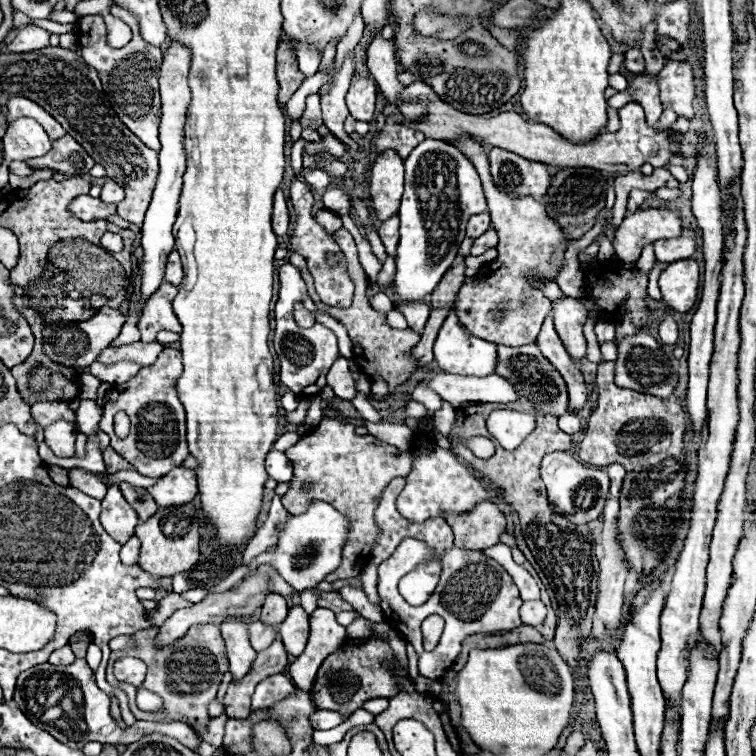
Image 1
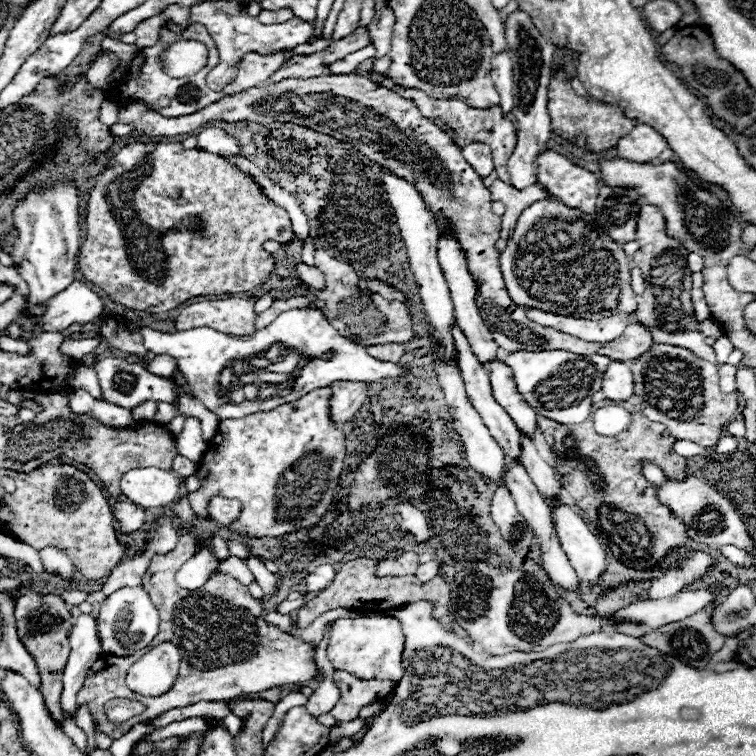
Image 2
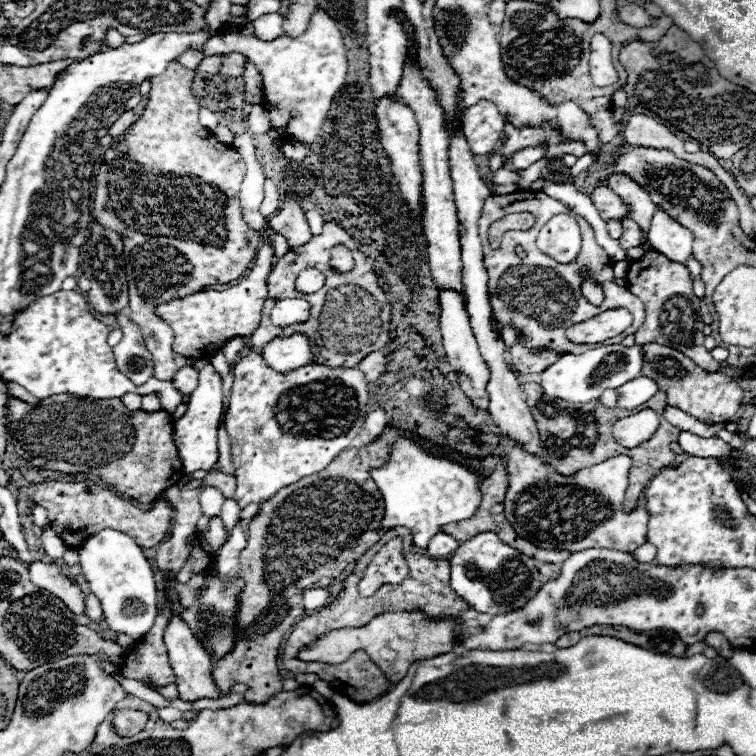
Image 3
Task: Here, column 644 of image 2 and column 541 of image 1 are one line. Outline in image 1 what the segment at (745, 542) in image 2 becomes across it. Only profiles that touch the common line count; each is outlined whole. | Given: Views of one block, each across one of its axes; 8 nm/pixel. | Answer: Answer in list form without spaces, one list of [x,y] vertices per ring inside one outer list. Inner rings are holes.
[[[552,452],[546,454],[540,466],[540,478],[546,484],[548,500],[554,506],[554,512],[568,516],[578,524],[586,524],[596,520],[602,514],[604,500],[608,496],[608,474],[600,472],[598,468],[582,466],[570,452]]]

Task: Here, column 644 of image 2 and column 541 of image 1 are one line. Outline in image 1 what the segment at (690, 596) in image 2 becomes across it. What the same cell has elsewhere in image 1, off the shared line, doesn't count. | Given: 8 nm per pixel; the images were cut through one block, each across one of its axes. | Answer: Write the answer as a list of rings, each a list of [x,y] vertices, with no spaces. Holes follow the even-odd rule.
[[[530,600],[530,602],[524,602],[522,608],[520,608],[520,616],[522,616],[522,622],[528,624],[528,626],[542,626],[544,620],[546,620],[546,606],[542,600]]]

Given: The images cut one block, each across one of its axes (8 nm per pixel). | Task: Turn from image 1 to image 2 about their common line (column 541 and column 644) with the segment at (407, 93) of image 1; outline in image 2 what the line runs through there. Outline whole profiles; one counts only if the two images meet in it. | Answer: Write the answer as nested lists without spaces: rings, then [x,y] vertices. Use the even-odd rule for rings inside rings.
[[[638,124],[618,140],[616,148],[618,156],[630,162],[652,162],[668,148],[668,142],[652,126]]]

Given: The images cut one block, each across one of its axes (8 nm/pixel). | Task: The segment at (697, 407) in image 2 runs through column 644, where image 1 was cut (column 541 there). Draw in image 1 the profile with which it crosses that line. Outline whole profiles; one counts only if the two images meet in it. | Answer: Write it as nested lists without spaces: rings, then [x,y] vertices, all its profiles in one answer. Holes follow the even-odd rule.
[[[526,344],[526,346],[496,346],[500,356],[496,362],[496,374],[504,376],[506,380],[512,380],[512,384],[516,384],[516,392],[520,392],[522,398],[528,398],[534,404],[534,414],[548,414],[548,416],[564,416],[568,412],[568,392],[566,392],[566,384],[560,376],[560,372],[556,372],[556,368],[542,356],[542,352],[538,350],[536,344]]]

